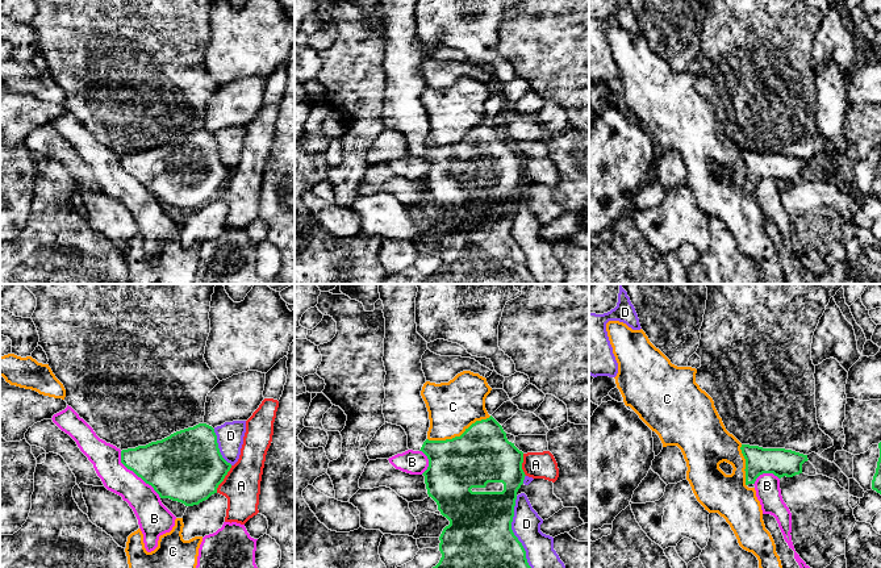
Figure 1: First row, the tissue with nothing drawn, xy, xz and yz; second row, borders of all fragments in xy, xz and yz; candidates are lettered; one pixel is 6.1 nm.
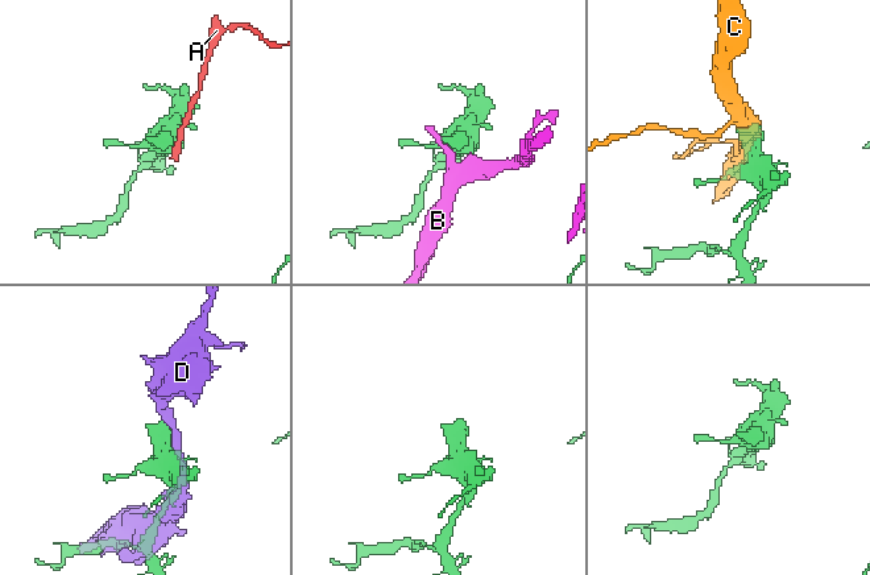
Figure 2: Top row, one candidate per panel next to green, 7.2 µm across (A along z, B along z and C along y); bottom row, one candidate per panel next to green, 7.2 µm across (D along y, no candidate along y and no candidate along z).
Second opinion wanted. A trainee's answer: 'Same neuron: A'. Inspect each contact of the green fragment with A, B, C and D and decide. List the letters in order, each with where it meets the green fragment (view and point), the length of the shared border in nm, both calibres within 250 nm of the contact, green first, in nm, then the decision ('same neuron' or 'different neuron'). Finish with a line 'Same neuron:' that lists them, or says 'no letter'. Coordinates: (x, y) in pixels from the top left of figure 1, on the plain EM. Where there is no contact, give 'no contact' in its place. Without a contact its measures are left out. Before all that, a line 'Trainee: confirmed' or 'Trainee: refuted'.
Trainee: refuted
A: meets green in xy at (224, 183); contact 190 nm long; 440 nm thick on the green side, 220 nm on the other; different neuron
B: meets green in xy at (137, 180); contact 380 nm long; 380 nm thick on the green side, 180 nm on the other; different neuron
C: meets green in xz at (460, 141); contact 420 nm long; 360 nm thick on the green side, 320 nm on the other; different neuron
D: meets green in xz at (516, 242); contact 500 nm long; 500 nm thick on the green side, 180 nm on the other; different neuron
Same neuron: no letter

